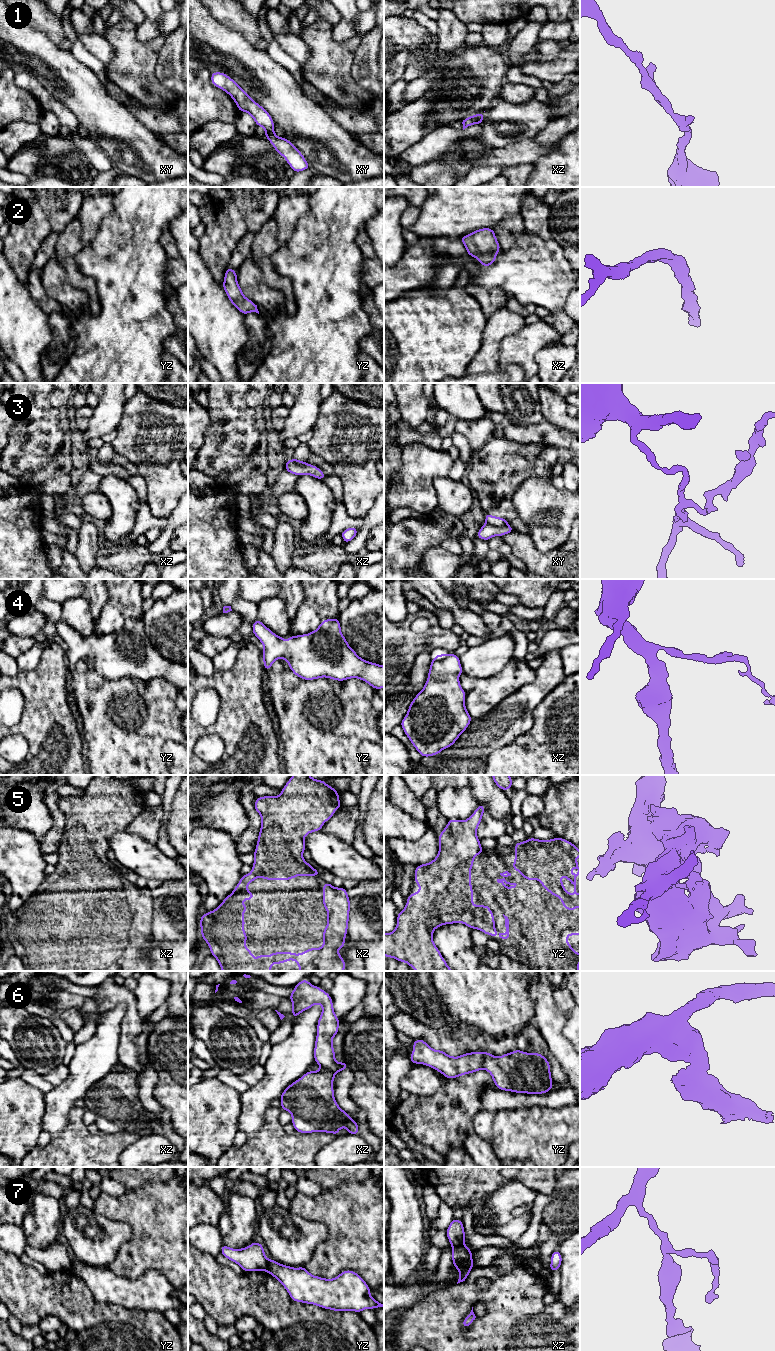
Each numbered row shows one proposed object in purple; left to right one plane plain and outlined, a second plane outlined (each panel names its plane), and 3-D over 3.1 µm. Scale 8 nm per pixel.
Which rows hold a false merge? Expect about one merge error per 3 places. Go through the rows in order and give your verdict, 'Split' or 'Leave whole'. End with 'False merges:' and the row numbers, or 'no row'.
1: Leave whole
2: Leave whole
3: Split
4: Leave whole
5: Leave whole
6: Split
7: Split
False merges: 3, 6, 7

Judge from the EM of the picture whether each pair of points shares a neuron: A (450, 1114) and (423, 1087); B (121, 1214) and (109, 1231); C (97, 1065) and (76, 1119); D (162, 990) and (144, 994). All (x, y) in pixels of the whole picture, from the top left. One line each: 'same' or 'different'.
A: different
B: different
C: different
D: same

